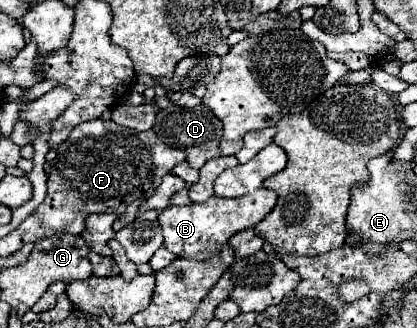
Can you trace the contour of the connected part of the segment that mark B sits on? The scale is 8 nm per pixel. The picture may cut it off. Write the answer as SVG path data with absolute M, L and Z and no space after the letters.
M257 189L249 195L237 197L237 199L223 199L223 197L209 197L201 205L185 205L177 207L171 205L159 213L159 225L163 227L165 235L165 247L175 253L181 259L193 259L193 261L205 261L215 255L215 251L223 249L231 235L243 229L255 227L277 203L277 193L271 189Z

